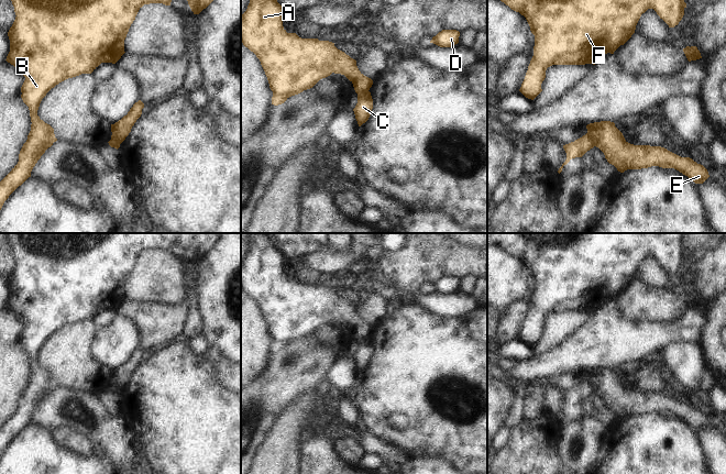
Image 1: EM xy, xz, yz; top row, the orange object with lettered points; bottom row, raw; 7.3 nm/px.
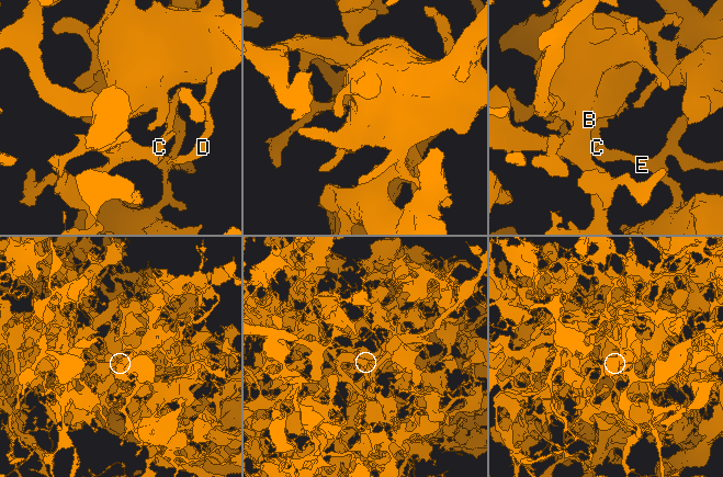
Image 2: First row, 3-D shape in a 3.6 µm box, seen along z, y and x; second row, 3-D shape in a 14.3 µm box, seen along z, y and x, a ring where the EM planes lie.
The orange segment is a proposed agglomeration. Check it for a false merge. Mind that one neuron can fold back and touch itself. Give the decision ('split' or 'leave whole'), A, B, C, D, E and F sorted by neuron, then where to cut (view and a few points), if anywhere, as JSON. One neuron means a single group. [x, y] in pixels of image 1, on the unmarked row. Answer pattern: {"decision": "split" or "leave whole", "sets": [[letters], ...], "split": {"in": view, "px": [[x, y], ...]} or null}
{"decision": "split", "sets": [["A", "B", "D", "F"], ["C", "E"]], "split": {"in": "yz", "px": [[586, 379], [594, 392]]}}

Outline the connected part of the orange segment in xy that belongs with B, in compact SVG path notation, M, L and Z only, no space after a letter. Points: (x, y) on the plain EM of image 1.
M8 233L15 266L8 278L10 298L7 308L25 323L21 344L29 353L31 377L19 408L0 428L0 456L9 442L21 432L45 397L57 387L54 375L40 365L37 356L46 340L59 329L91 320L101 309L116 310L124 298L124 286L144 251L170 252L184 238L194 261L199 261L222 233Z

